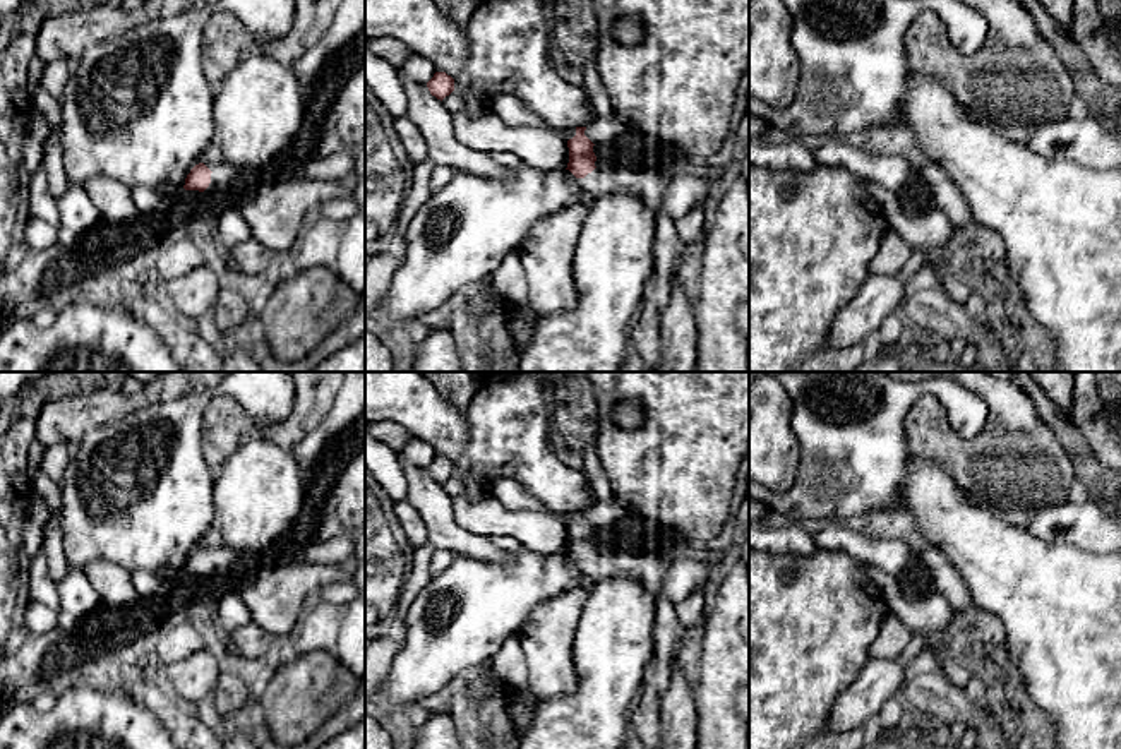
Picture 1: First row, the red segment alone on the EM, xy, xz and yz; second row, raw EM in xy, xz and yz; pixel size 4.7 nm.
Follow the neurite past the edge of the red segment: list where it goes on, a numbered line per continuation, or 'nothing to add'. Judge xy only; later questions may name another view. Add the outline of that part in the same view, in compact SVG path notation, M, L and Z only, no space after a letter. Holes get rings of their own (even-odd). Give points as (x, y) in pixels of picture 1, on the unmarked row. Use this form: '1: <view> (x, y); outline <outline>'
1: xy (276, 597); outline M228 547L206 550L213 555L209 571L204 576L192 576L218 583L226 583L233 576L237 579L233 591L243 598L250 620L273 638L293 638L314 591L343 579L339 566L291 562L249 571L242 555Z

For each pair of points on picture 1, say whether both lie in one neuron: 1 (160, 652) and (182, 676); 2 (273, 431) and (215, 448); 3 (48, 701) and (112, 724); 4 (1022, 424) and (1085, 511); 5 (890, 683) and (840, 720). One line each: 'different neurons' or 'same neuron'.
1: different neurons
2: same neuron
3: different neurons
4: different neurons
5: same neuron

